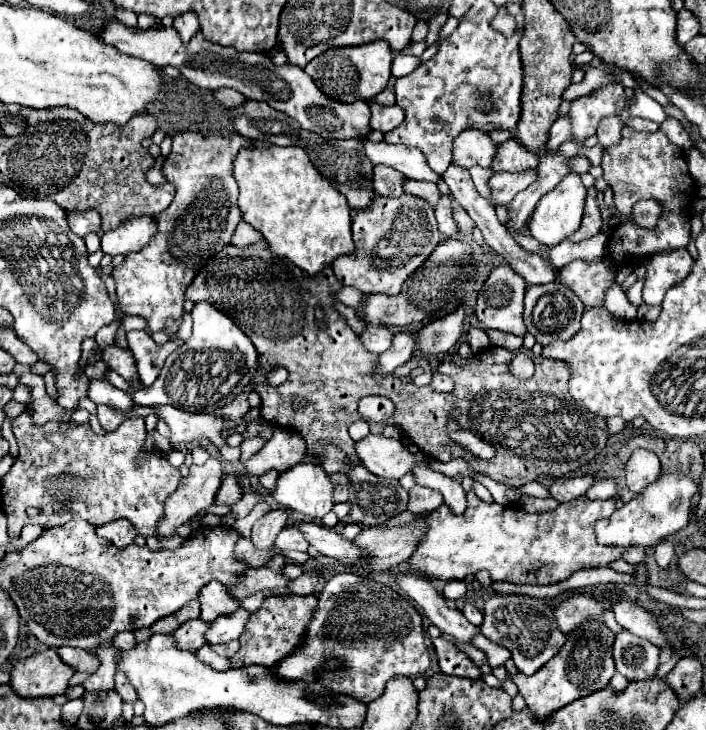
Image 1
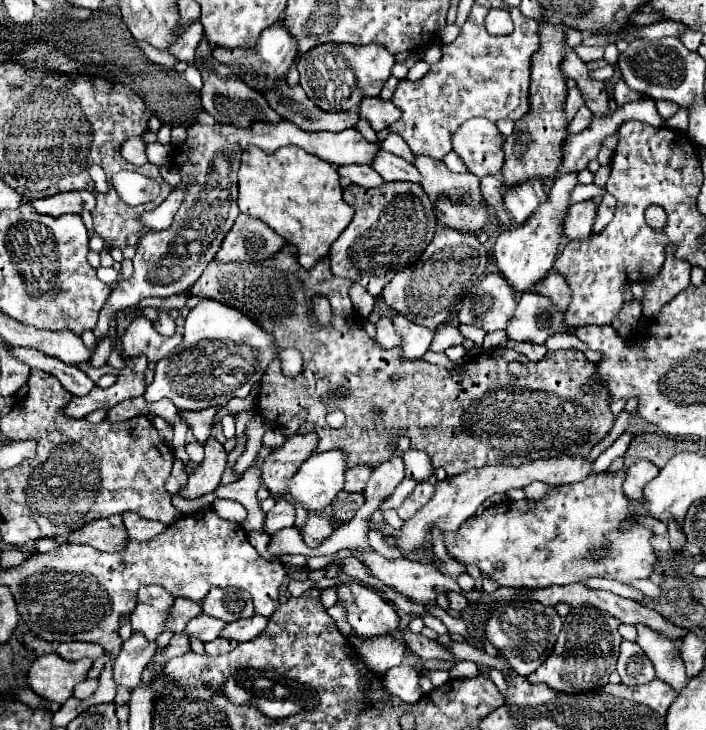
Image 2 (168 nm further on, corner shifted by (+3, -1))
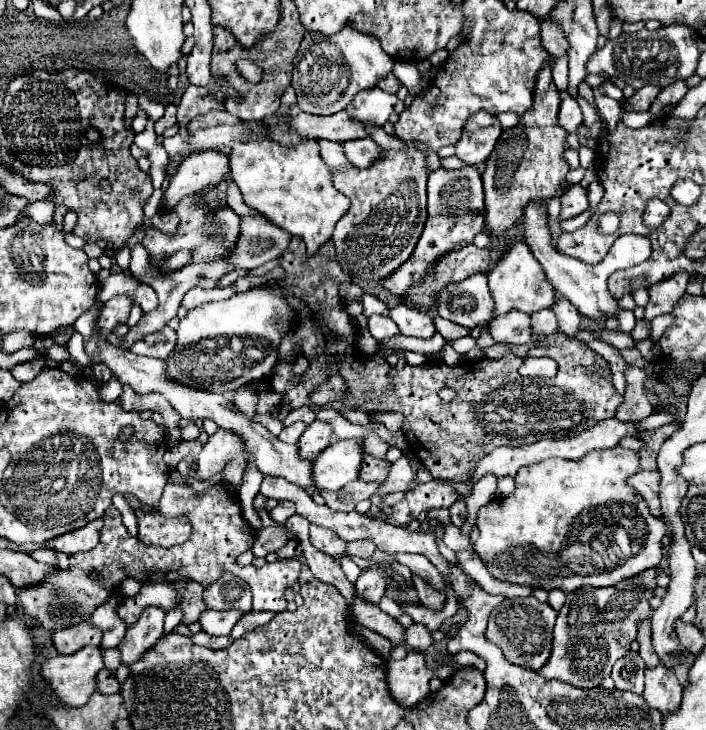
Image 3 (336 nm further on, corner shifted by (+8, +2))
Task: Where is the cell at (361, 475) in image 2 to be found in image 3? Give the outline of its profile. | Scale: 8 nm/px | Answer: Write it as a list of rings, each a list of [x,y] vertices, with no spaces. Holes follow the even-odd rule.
[[[366,454],[358,478],[364,480],[364,482],[382,482],[388,474],[388,466],[390,466],[388,460],[380,460],[380,458]]]

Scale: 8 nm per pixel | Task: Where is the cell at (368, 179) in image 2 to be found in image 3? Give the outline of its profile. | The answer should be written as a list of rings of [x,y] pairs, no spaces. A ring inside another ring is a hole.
[[[318,140],[320,144],[320,156],[322,160],[332,168],[344,168],[344,164],[350,164],[348,158],[344,158],[344,150],[340,142],[330,142],[330,140]]]

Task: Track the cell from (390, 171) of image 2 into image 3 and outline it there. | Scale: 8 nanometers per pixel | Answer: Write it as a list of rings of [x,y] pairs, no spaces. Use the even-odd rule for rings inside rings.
[[[360,138],[360,140],[346,140],[344,144],[346,158],[358,166],[358,168],[370,168],[380,160],[380,152],[384,152],[372,138]]]

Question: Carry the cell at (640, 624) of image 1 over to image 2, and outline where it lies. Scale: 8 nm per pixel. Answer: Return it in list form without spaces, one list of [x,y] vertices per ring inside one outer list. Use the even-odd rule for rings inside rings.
[[[637,625],[637,633],[637,643],[643,653],[651,659],[657,677],[665,681],[673,691],[681,693],[687,685],[687,675],[675,643],[645,625]]]

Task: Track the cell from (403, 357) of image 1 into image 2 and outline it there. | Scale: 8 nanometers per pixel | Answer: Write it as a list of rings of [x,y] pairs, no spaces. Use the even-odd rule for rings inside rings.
[[[397,313],[397,315],[393,317],[393,323],[395,323],[399,335],[403,337],[403,345],[401,345],[403,357],[409,359],[409,361],[421,359],[423,353],[429,349],[435,331],[429,329],[429,327],[415,325],[413,321],[409,321],[409,319],[407,319],[405,315],[401,315],[401,313]]]

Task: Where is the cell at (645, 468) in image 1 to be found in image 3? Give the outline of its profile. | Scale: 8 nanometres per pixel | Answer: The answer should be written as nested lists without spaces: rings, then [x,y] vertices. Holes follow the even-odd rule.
[[[640,470],[632,474],[632,478],[628,478],[626,484],[634,488],[648,502],[648,508],[656,518],[662,518],[660,500],[658,500],[658,484],[660,484],[658,470]]]

